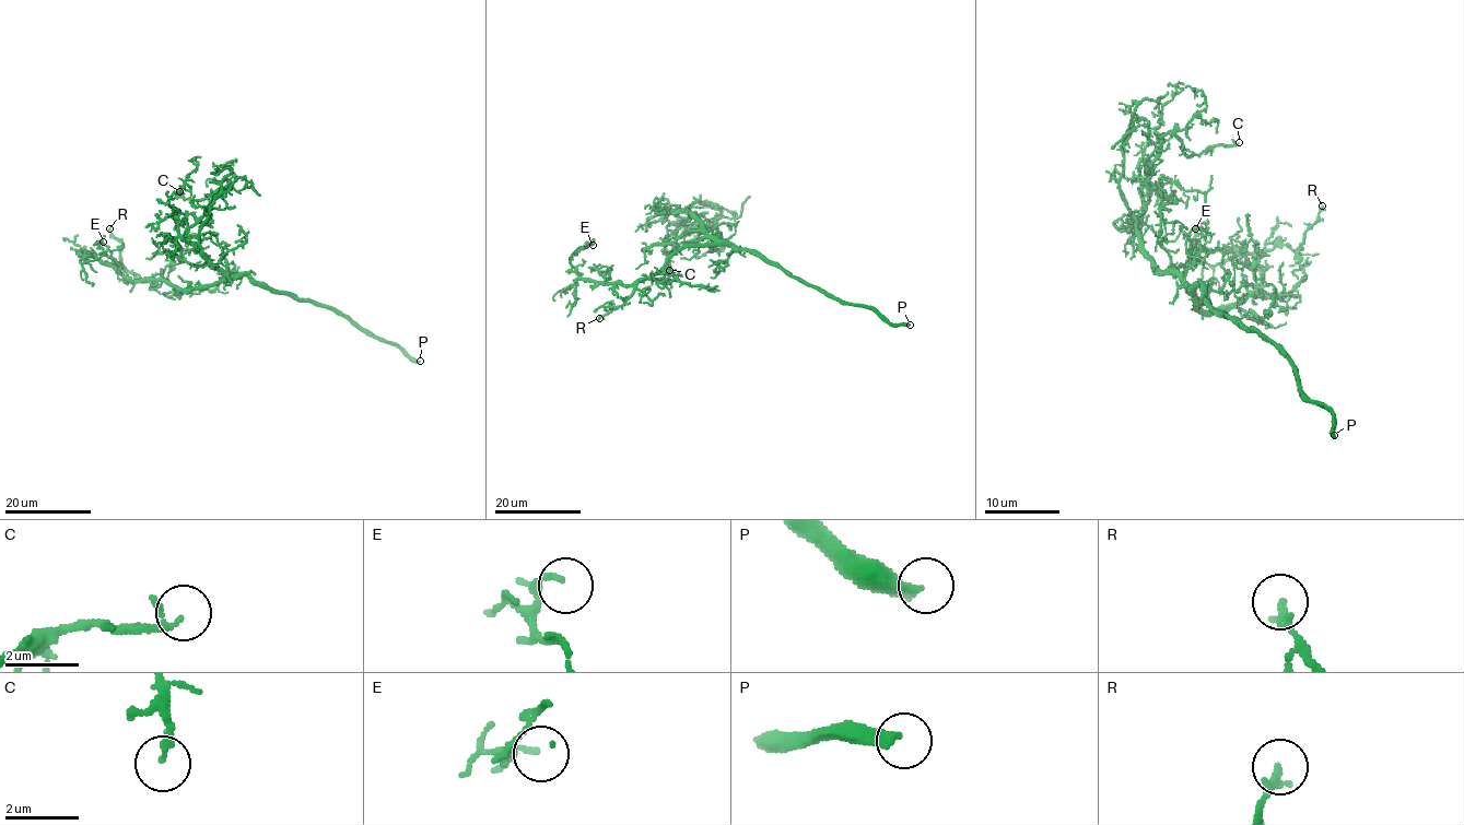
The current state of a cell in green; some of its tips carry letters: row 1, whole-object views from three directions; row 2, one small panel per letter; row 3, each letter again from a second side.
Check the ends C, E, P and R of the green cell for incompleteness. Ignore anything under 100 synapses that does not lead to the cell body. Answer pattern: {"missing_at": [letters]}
{"missing_at": ["P"]}

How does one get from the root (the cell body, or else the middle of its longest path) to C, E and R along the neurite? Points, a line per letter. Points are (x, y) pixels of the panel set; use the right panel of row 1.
C: (1194, 290), (1162, 272), (1144, 248), (1139, 221), (1147, 203), (1147, 168), (1168, 133), (1189, 155), (1239, 142)
E: (1194, 290), (1203, 310), (1265, 297), (1252, 254), (1208, 266), (1186, 252), (1195, 228)
R: (1194, 290), (1194, 304), (1203, 310), (1227, 310), (1244, 295), (1285, 295), (1303, 277), (1300, 243), (1322, 205)

